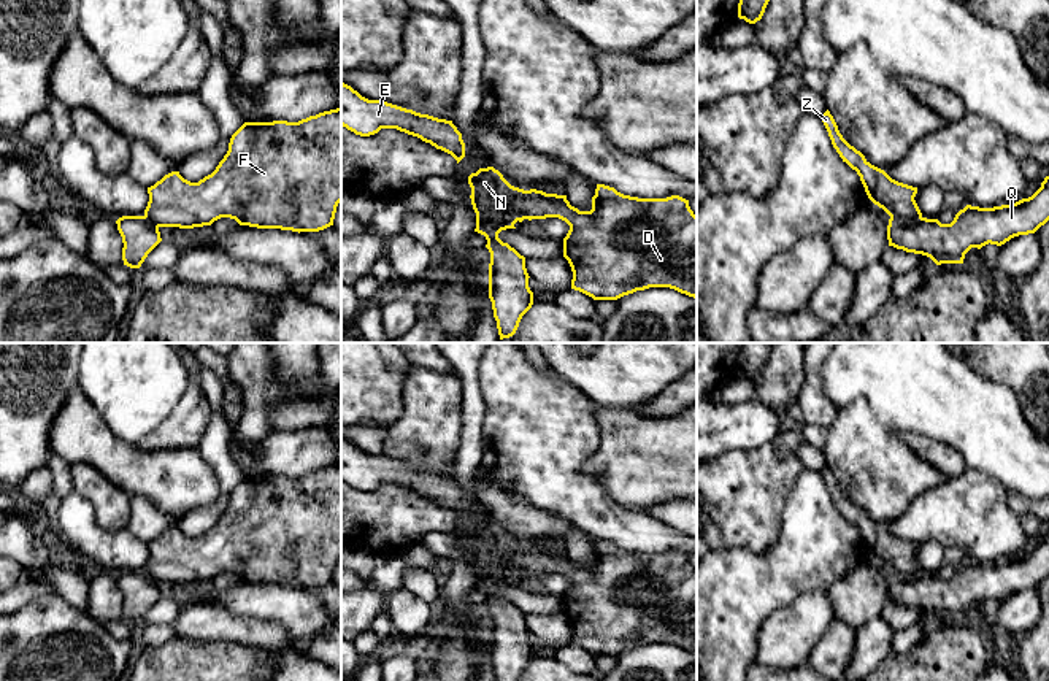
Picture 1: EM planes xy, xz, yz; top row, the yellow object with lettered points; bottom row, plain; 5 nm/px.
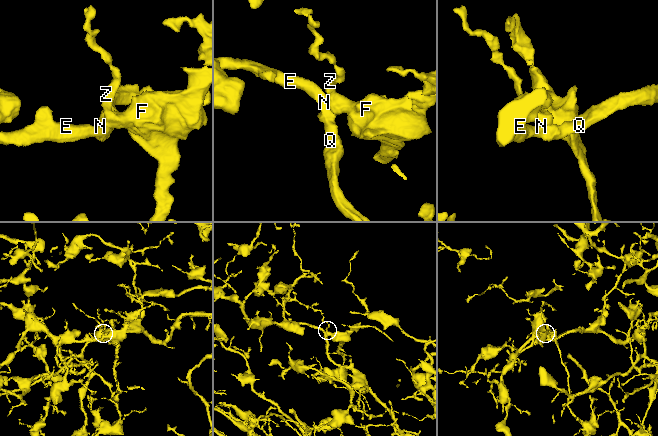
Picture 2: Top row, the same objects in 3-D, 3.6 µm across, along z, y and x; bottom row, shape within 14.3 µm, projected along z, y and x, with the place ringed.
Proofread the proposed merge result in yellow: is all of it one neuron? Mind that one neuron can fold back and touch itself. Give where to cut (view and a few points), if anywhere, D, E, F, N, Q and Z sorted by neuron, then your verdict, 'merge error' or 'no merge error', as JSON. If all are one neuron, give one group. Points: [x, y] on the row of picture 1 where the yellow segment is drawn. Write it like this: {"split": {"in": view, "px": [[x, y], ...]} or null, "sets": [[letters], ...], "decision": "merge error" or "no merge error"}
{"split": {"in": "xz", "px": [[510, 186], [507, 210], [516, 221]]}, "sets": [["D", "F", "Z"], ["E", "N", "Q"]], "decision": "merge error"}

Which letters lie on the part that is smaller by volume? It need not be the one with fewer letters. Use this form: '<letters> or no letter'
D, F, Z

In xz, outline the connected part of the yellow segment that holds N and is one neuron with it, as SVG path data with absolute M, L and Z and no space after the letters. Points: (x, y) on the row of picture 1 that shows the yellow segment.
M494 167L471 173L468 184L476 213L475 232L486 237L486 248L490 252L489 298L500 340L503 340L516 333L522 316L533 305L525 257L498 238L501 230L516 229L517 222L506 205L511 184Z

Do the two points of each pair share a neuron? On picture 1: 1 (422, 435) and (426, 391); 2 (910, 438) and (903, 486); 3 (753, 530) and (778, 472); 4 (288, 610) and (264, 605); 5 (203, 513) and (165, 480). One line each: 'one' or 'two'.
1: one
2: two
3: one
4: one
5: two

